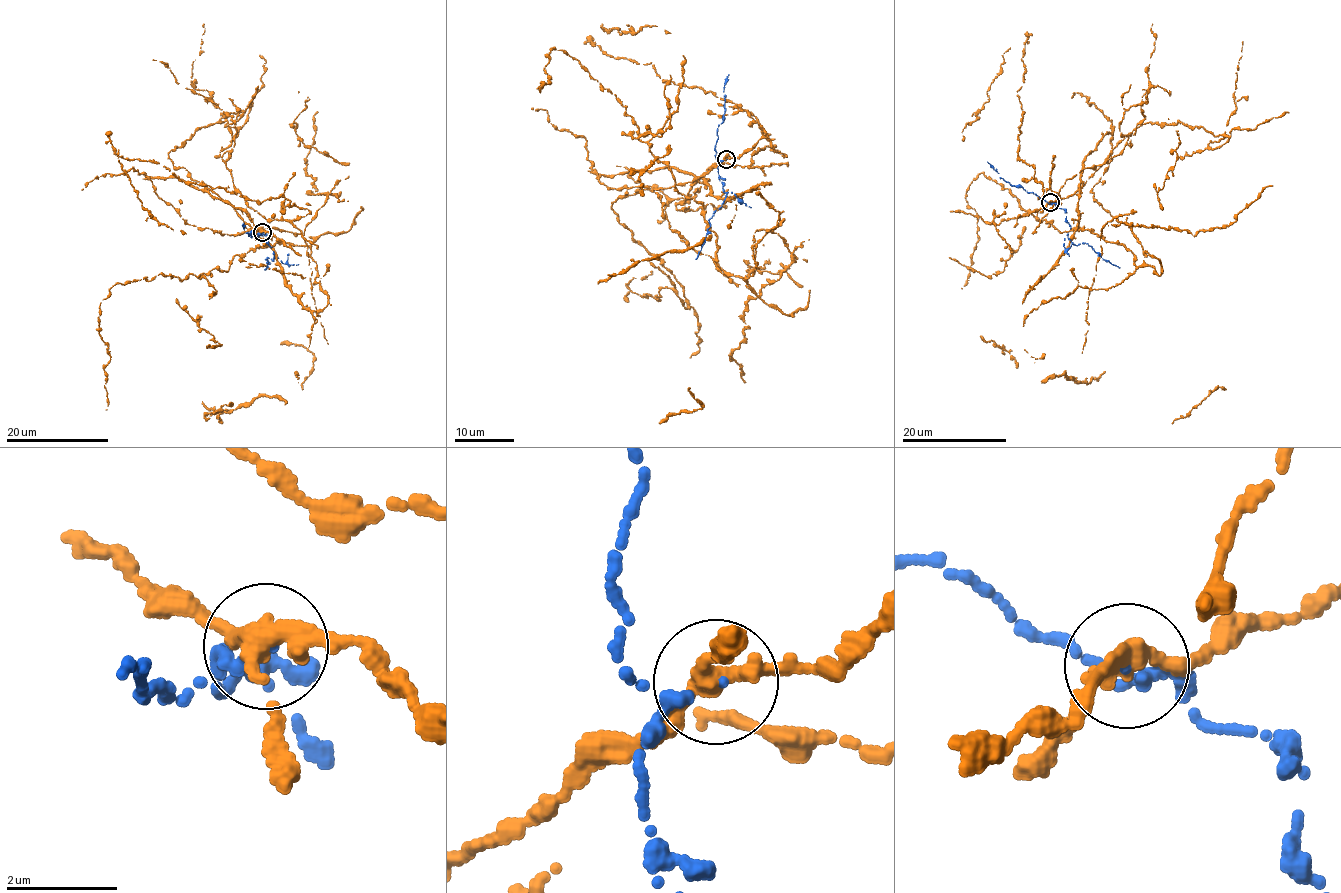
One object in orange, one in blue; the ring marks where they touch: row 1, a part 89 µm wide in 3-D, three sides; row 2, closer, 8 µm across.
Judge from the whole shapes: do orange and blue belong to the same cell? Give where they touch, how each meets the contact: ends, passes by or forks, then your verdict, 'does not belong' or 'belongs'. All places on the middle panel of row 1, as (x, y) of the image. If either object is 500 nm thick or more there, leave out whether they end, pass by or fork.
place (726, 159); orange forks; blue passes by; does not belong

